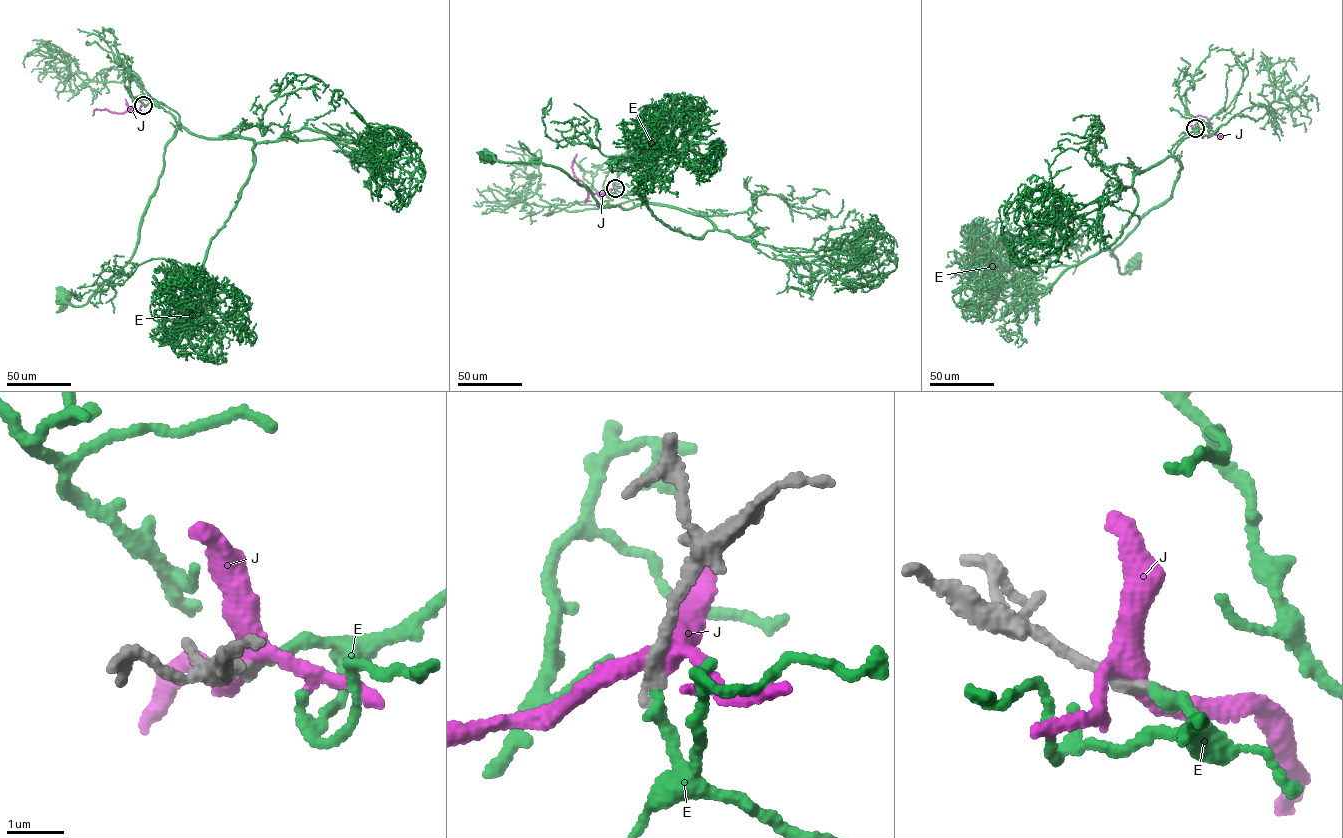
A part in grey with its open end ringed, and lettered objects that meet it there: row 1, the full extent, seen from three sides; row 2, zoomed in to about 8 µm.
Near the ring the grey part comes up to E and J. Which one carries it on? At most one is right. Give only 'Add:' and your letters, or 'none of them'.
Add: E

